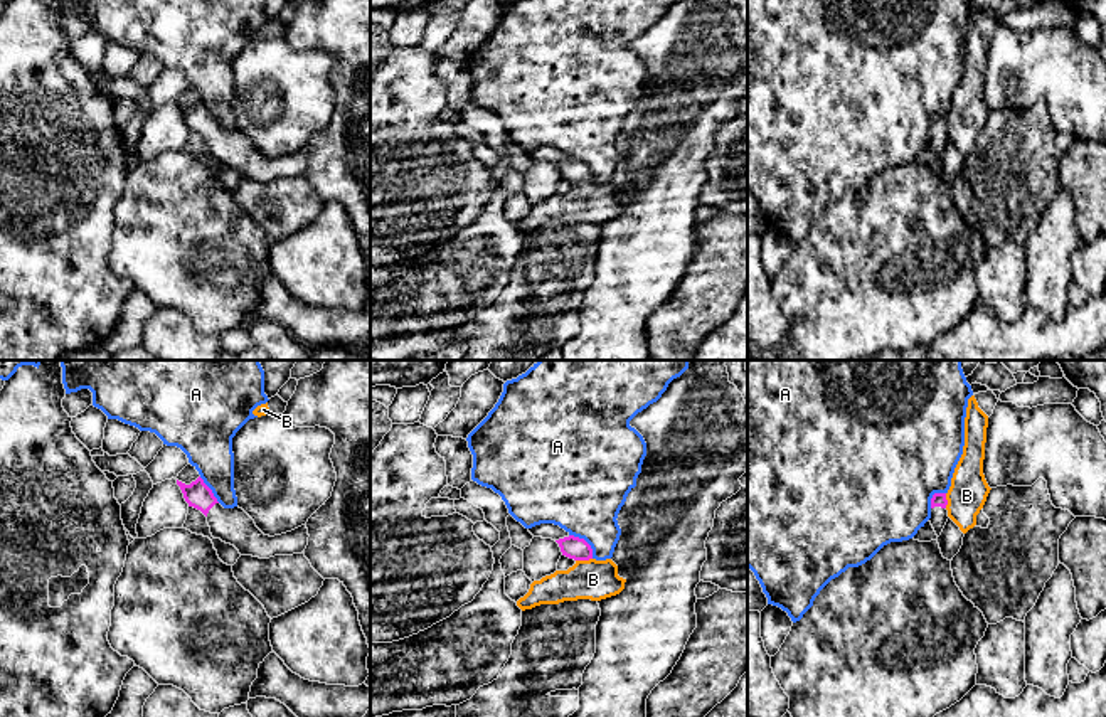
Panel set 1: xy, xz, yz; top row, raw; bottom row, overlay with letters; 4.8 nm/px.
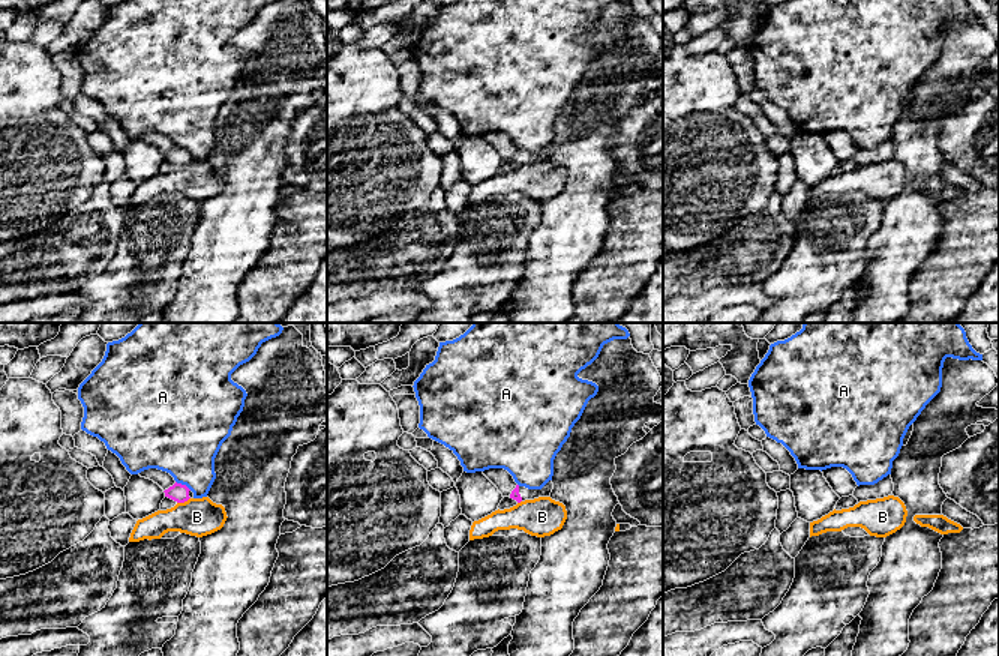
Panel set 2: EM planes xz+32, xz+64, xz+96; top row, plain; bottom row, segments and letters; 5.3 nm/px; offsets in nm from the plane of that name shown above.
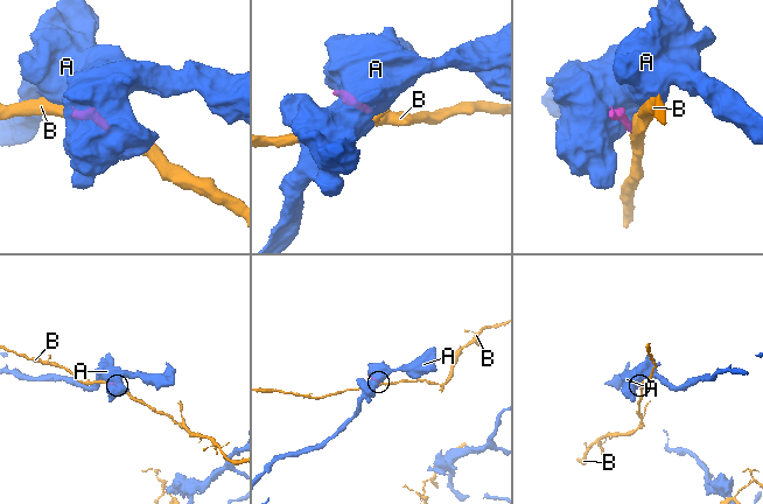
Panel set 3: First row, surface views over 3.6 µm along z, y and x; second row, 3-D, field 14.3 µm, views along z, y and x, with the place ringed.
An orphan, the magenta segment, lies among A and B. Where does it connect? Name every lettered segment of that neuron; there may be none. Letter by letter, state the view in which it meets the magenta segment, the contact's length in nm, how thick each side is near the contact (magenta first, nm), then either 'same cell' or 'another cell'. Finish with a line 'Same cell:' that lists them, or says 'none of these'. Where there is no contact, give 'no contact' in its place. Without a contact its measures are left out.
A: meets magenta in xz; contact 170 nm long; 110 nm thick on the magenta side, 400 nm on the other; another cell
B: meets magenta in xz; contact 80 nm long; 110 nm thick on the magenta side, 190 nm on the other; another cell
Same cell: none of these

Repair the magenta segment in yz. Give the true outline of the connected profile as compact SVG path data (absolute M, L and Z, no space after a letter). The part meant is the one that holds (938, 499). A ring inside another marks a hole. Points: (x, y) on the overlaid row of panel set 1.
M934 493L931 498L931 525L936 532L936 535L939 537L946 522L948 522L948 510L946 510L948 500L946 500L946 493Z

